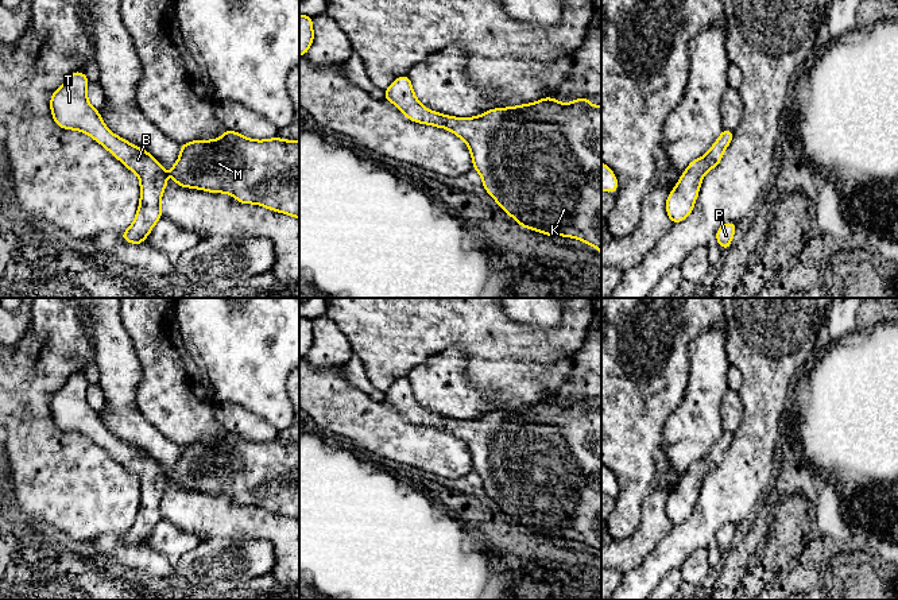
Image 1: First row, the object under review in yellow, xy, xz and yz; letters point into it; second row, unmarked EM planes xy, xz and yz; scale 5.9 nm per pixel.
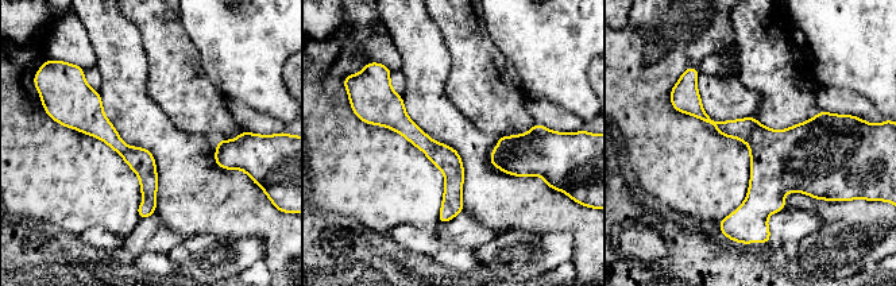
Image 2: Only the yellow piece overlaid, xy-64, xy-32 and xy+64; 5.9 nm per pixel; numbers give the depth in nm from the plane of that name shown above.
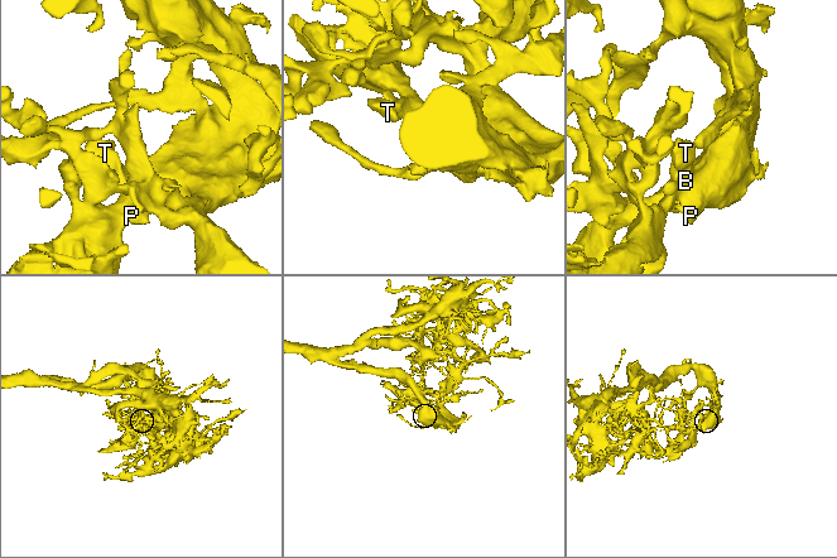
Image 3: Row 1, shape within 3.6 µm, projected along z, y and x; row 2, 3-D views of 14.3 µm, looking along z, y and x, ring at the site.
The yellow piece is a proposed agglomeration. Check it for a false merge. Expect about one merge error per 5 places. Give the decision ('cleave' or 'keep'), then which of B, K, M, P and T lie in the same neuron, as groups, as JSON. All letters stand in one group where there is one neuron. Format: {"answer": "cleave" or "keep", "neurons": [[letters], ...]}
{"answer": "keep", "neurons": [["B", "K", "M", "P", "T"]]}

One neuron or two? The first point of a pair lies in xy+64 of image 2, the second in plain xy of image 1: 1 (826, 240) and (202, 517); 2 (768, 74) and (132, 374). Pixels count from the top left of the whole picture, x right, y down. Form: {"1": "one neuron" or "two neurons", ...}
{"1": "two neurons", "2": "two neurons"}

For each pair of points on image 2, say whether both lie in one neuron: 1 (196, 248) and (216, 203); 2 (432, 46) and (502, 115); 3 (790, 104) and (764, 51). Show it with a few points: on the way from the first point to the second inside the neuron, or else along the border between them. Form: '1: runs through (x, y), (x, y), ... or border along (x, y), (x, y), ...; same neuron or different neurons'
1: border along (185, 238), (217, 235), (234, 240); different neurons
2: border along (441, 35), (450, 57), (445, 82), (448, 96); different neurons
3: runs through (780, 91), (771, 65); same neuron

